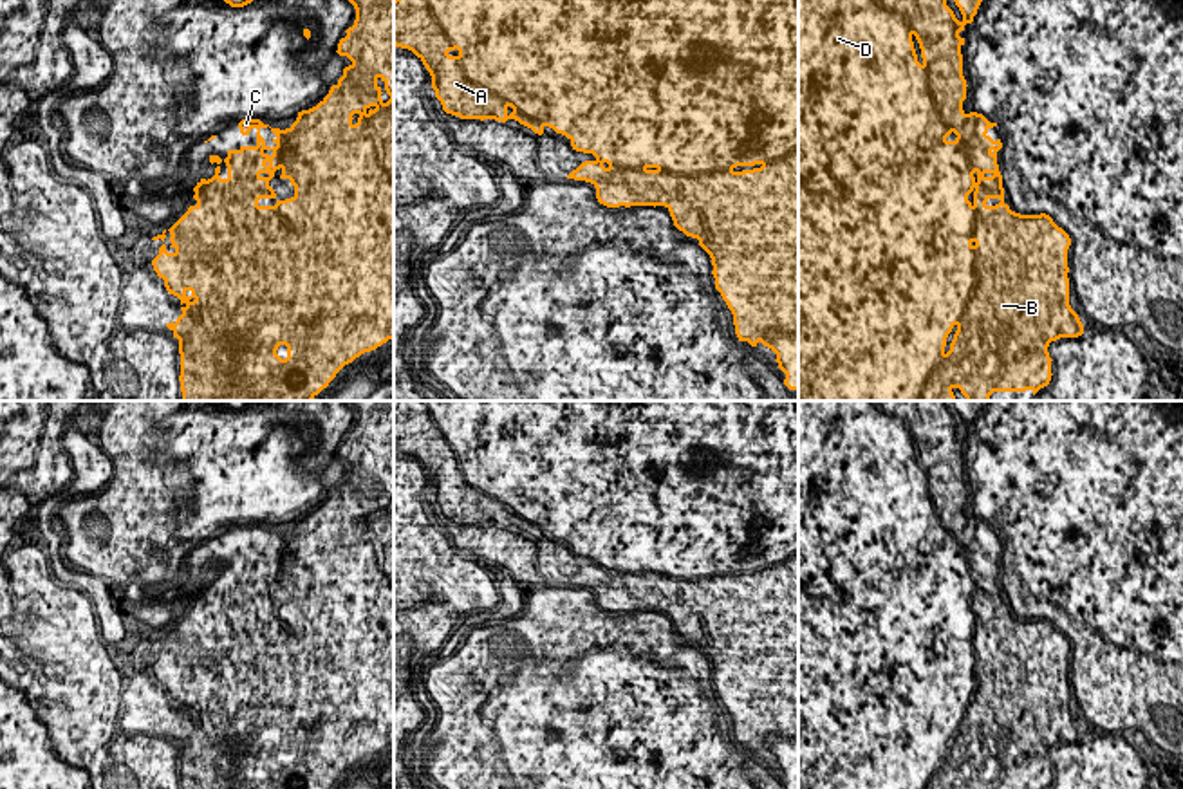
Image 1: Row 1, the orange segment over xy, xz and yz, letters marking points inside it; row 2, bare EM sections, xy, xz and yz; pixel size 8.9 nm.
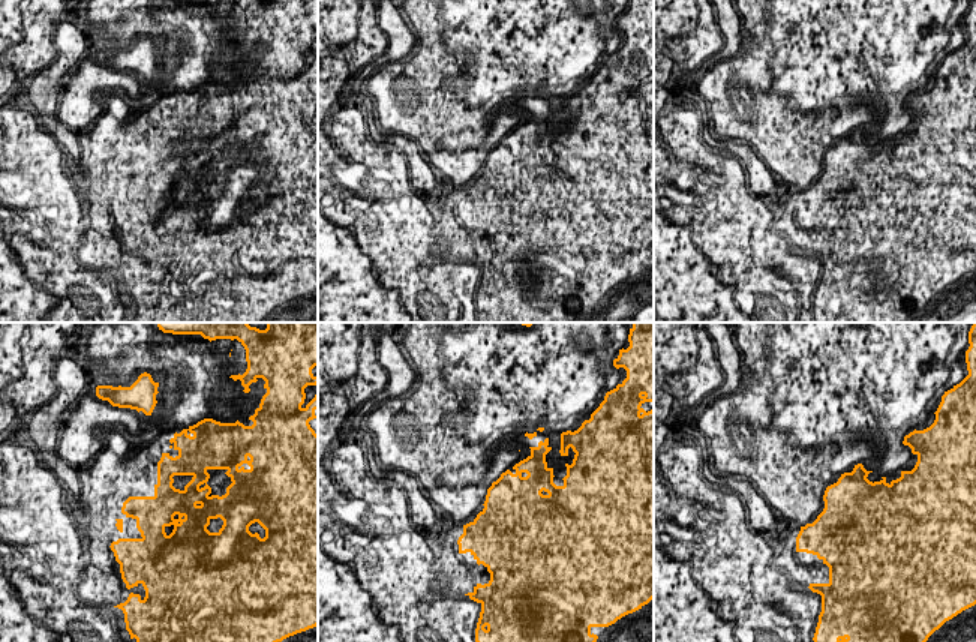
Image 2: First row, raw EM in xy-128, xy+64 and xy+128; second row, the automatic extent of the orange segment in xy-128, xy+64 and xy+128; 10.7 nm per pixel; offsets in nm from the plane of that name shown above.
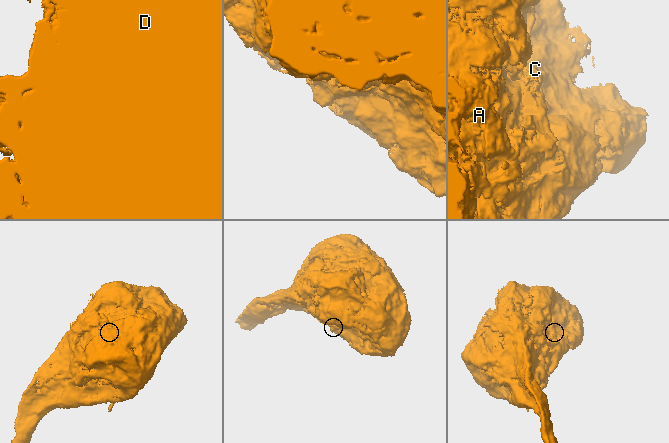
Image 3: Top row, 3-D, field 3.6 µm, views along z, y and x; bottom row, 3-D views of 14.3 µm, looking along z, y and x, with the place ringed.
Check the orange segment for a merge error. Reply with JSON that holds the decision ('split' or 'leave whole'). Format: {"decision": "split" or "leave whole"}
{"decision": "leave whole"}

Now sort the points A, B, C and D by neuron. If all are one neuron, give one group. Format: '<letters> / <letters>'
A B C D

